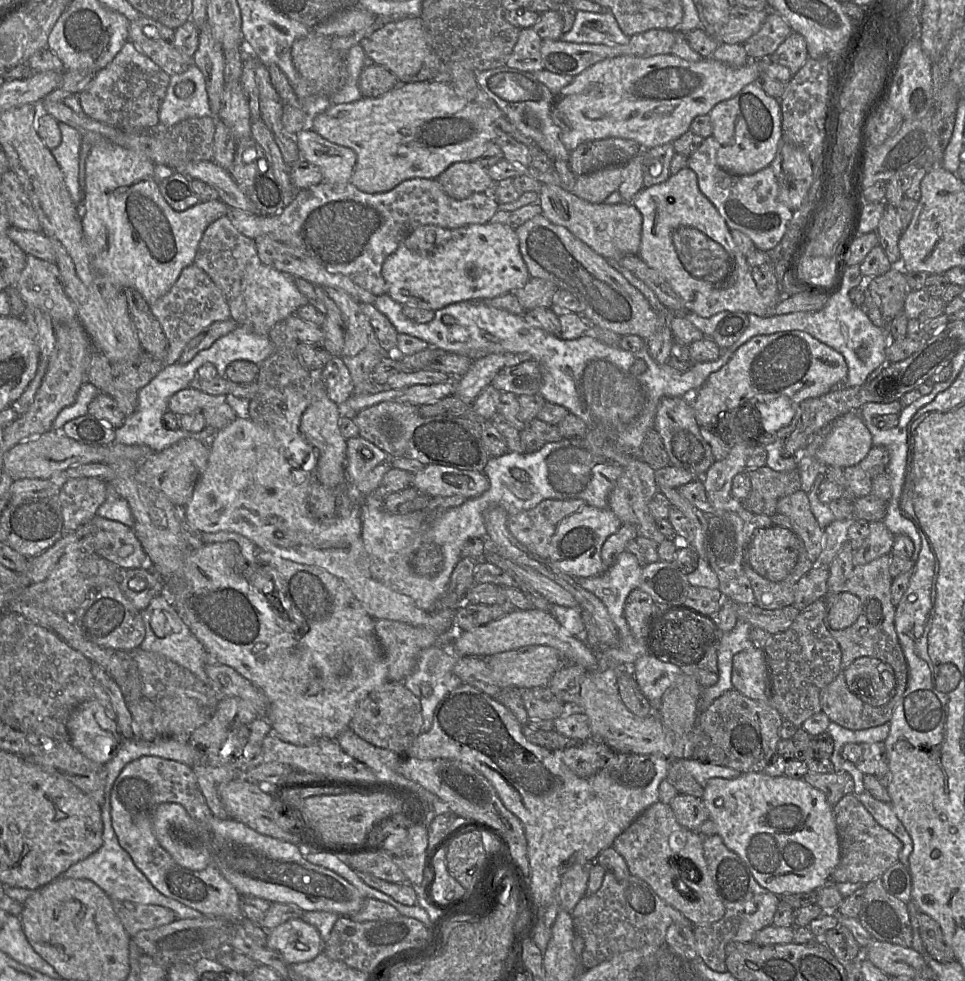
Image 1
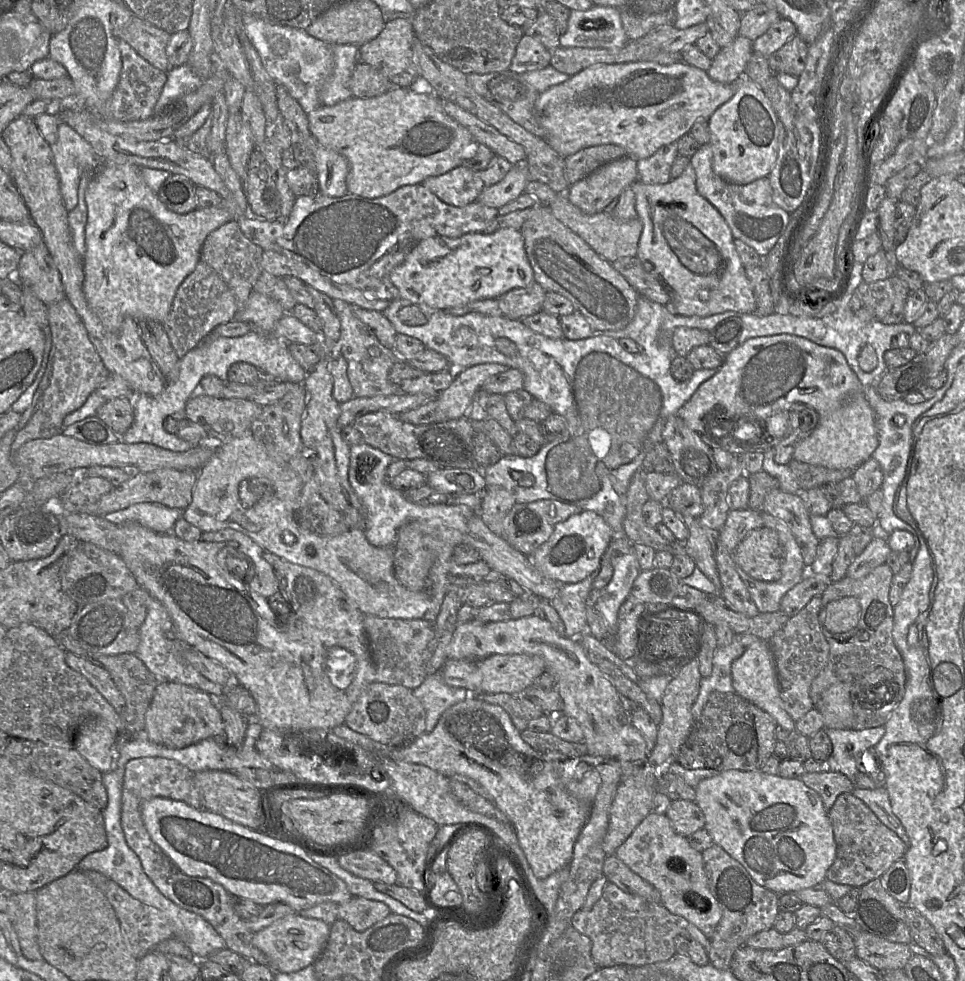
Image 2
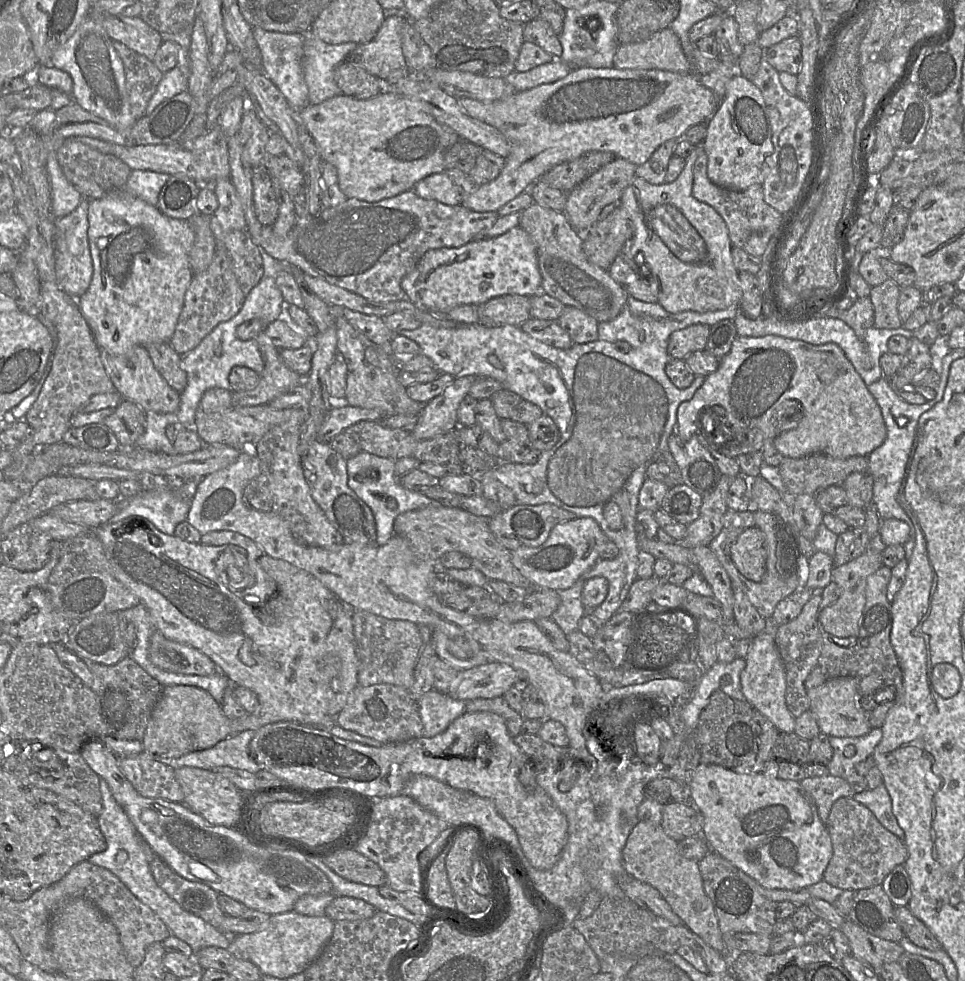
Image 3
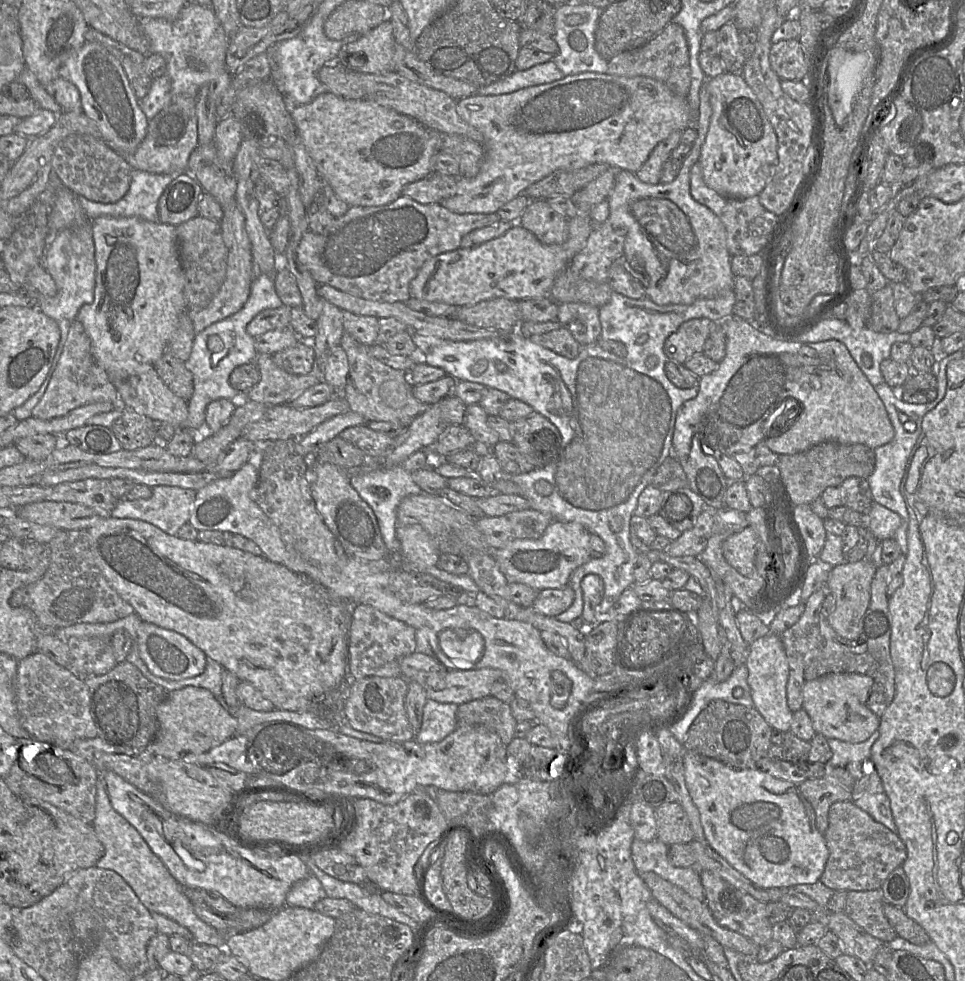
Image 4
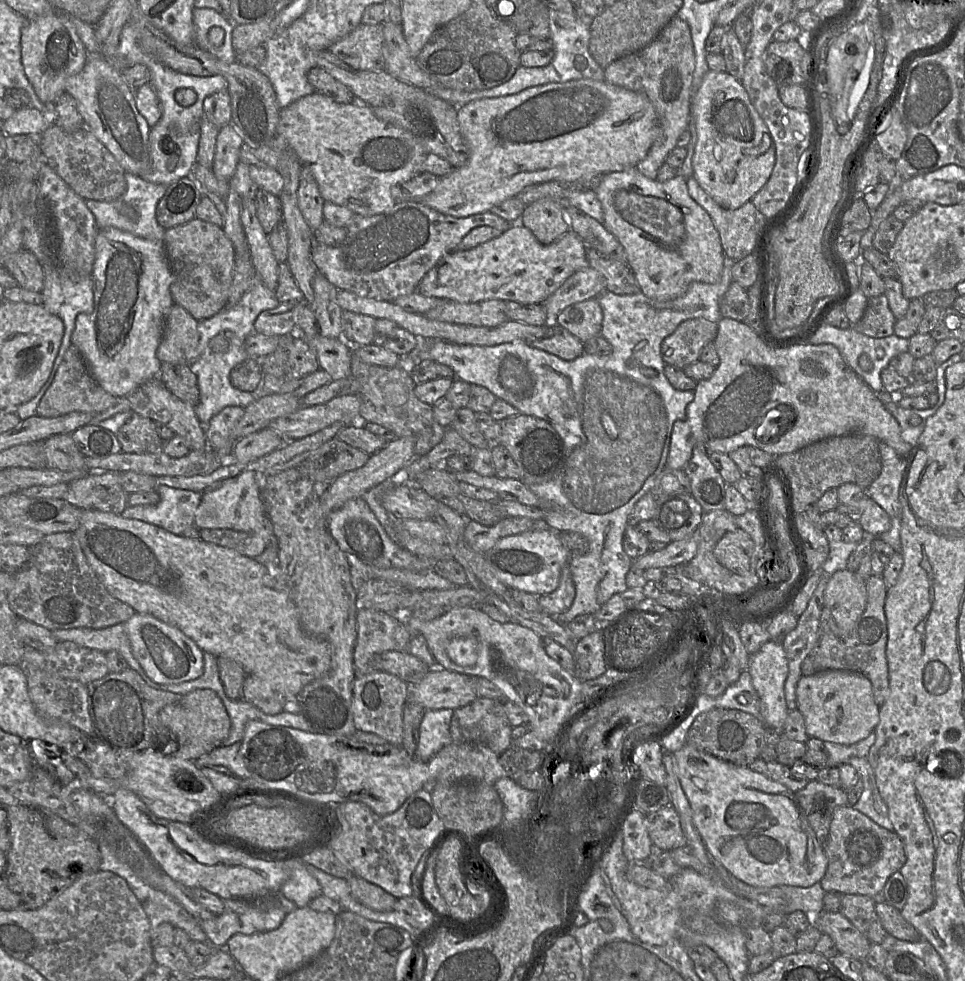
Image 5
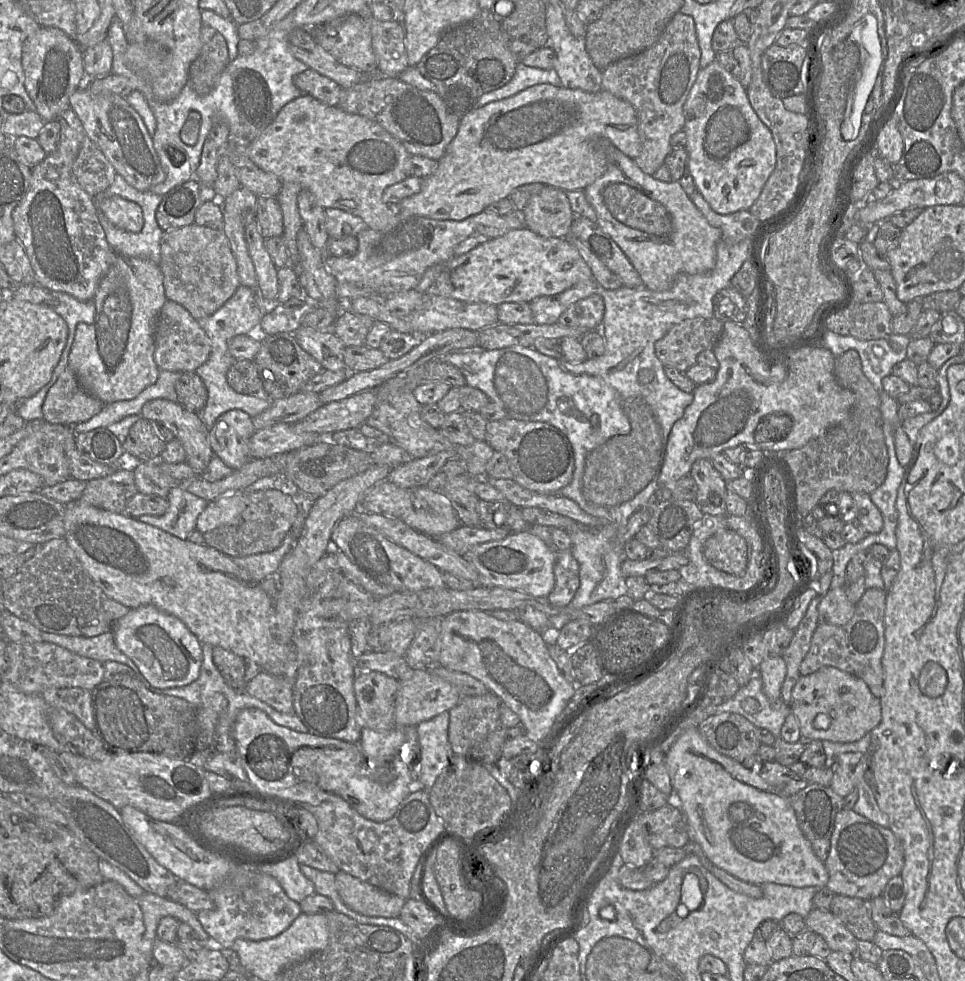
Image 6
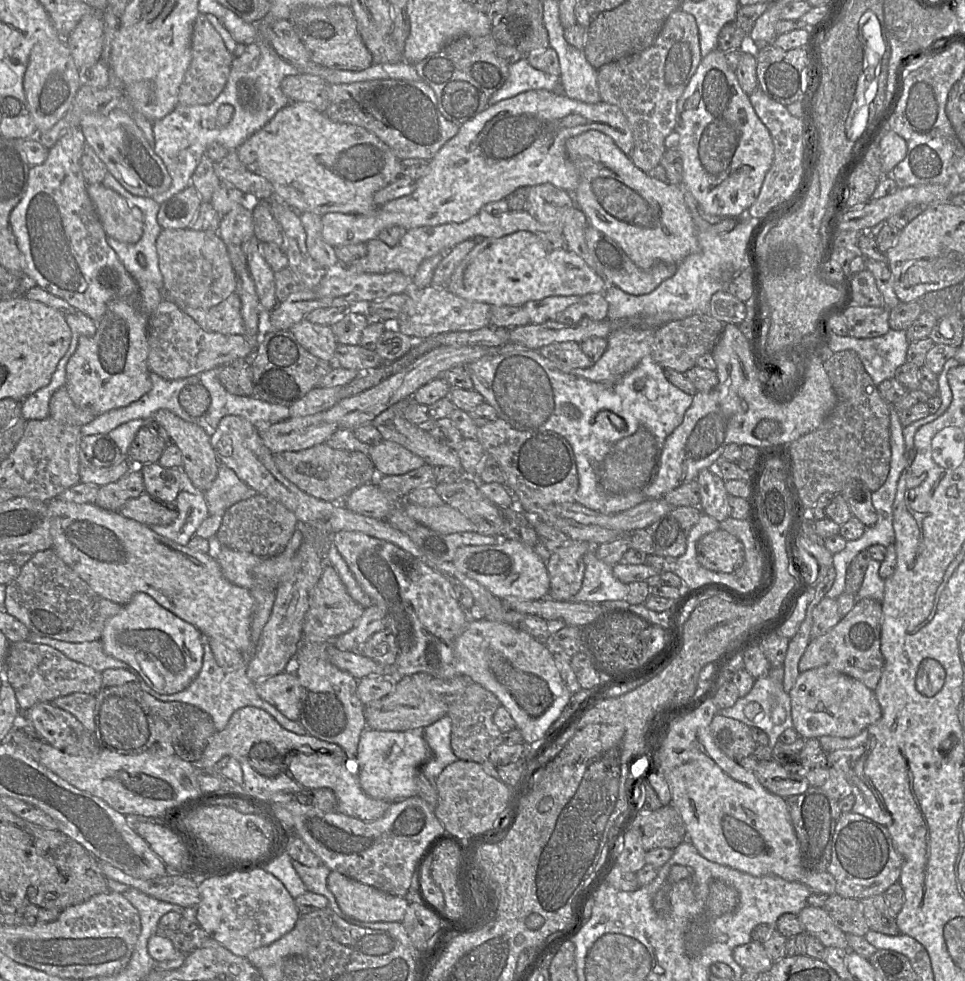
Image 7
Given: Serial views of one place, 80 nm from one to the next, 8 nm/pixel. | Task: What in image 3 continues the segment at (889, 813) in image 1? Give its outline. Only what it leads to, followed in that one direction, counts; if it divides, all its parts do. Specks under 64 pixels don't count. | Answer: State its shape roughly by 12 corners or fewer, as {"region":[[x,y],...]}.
{"region":[[884,783],[855,793],[888,831],[904,841]]}

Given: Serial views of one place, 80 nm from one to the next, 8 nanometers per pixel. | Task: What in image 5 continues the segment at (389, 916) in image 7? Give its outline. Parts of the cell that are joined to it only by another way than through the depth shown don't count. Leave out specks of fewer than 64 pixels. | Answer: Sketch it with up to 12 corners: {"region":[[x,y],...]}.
{"region":[[352,875],[352,896],[376,911],[391,911],[396,898]]}

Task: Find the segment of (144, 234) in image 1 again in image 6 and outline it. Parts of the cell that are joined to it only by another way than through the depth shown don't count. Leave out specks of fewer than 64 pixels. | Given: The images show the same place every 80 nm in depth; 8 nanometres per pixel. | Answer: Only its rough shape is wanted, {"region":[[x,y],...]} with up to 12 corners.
{"region":[[114,255],[68,367],[105,405],[154,384],[160,266]]}

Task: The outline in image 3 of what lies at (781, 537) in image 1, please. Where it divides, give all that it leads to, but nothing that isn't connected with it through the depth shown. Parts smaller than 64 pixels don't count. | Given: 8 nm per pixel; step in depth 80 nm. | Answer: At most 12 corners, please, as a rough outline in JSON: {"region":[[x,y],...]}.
{"region":[[757,527],[744,530],[730,556],[748,580],[766,571],[767,540]]}

